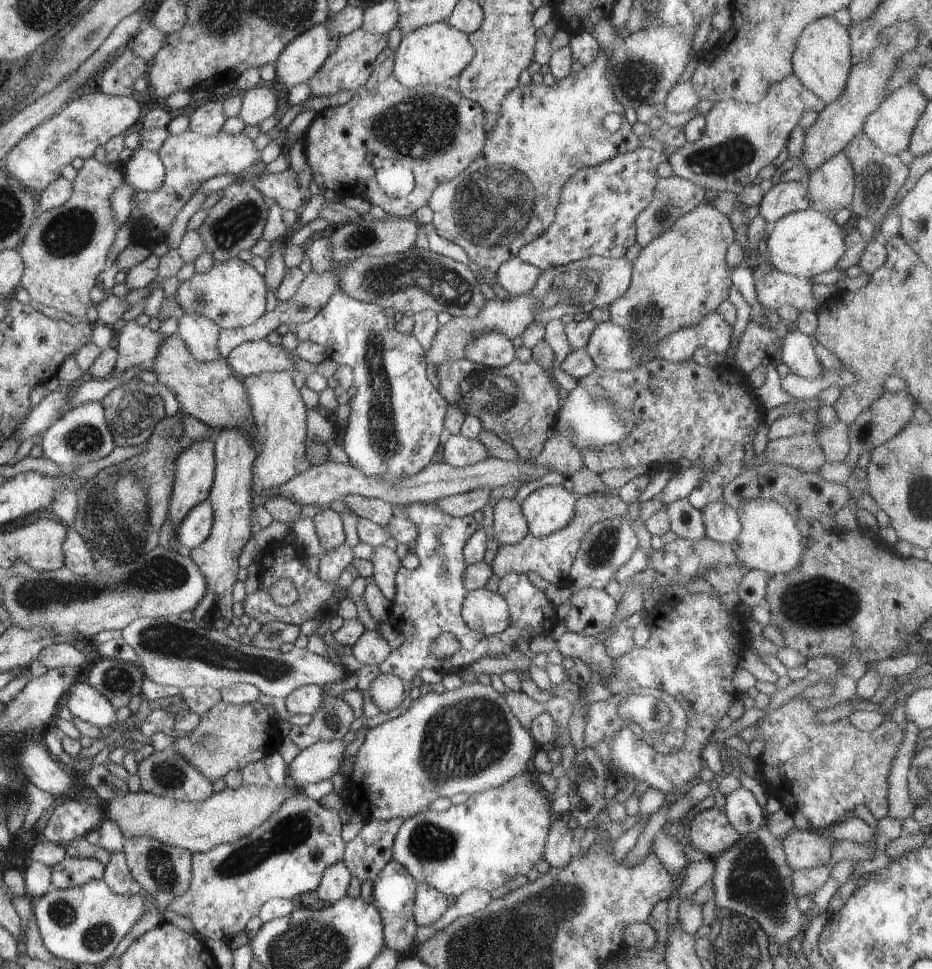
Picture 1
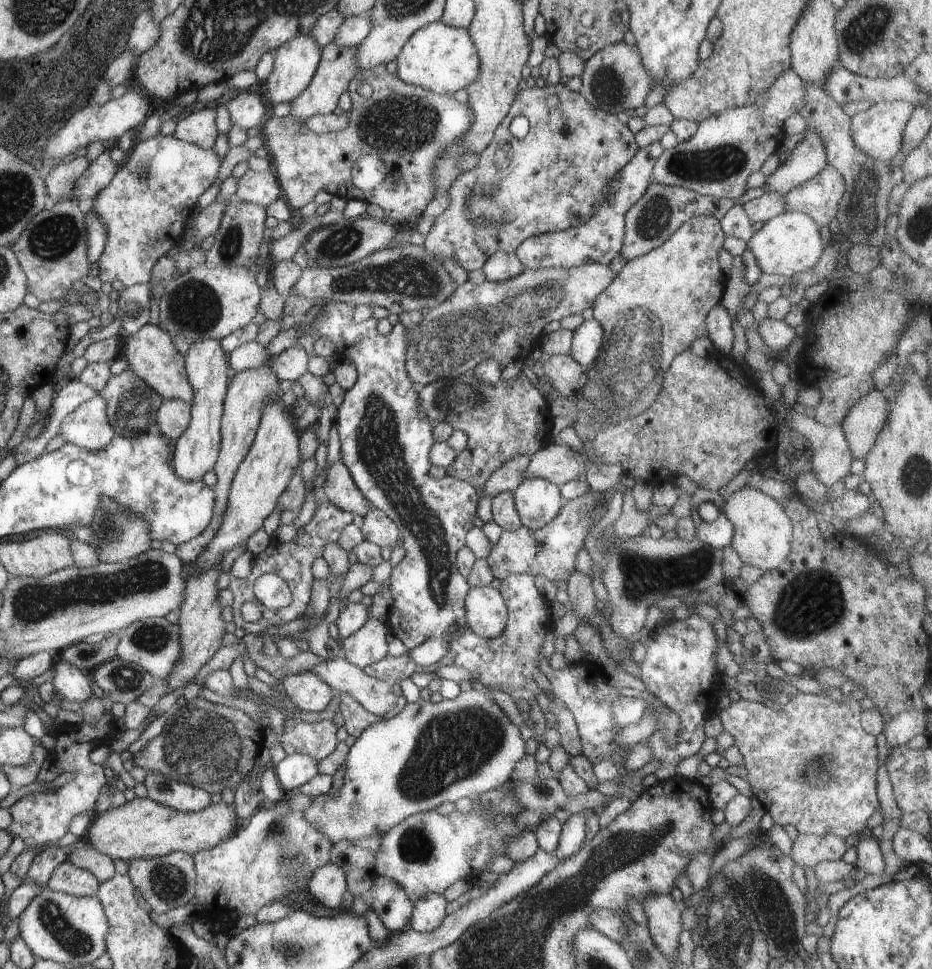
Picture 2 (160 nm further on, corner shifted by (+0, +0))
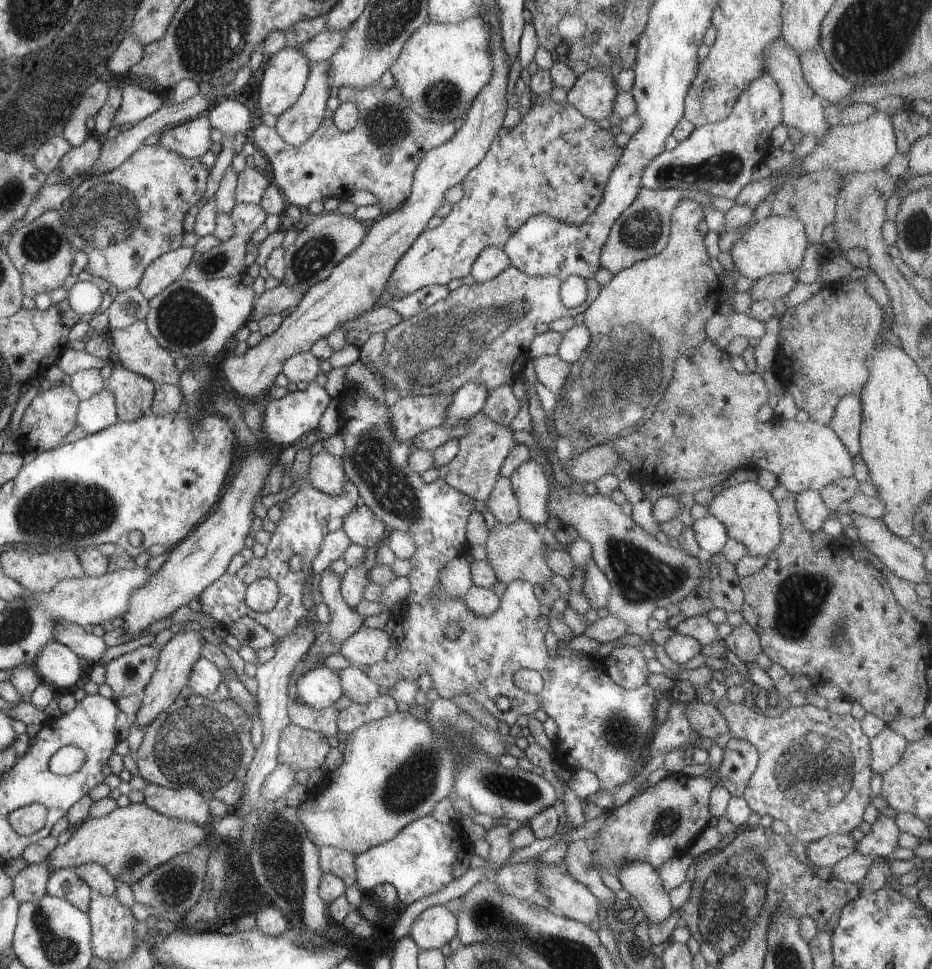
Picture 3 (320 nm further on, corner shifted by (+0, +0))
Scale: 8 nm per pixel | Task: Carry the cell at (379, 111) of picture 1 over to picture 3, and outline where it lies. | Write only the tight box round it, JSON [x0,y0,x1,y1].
[249,82,459,215]

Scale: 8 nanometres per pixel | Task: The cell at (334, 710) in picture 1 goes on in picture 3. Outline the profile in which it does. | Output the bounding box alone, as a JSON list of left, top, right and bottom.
[277,722,330,772]

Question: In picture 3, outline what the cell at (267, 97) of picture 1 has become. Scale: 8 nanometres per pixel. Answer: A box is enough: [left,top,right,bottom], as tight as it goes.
[205,96,252,136]

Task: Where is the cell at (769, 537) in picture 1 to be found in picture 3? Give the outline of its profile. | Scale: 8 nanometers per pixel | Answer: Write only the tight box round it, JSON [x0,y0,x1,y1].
[709,481,782,555]

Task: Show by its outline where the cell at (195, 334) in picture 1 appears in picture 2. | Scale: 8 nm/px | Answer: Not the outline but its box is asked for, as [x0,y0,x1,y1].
[171,339,228,481]

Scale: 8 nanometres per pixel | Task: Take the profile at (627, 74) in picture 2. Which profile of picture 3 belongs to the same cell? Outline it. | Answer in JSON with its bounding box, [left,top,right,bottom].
[565,69,617,122]

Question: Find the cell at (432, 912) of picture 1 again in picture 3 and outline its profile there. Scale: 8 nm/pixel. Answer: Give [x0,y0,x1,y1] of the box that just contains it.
[409,905,457,951]

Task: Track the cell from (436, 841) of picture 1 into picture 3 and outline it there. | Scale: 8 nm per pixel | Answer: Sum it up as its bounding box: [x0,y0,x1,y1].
[355,815,472,907]

